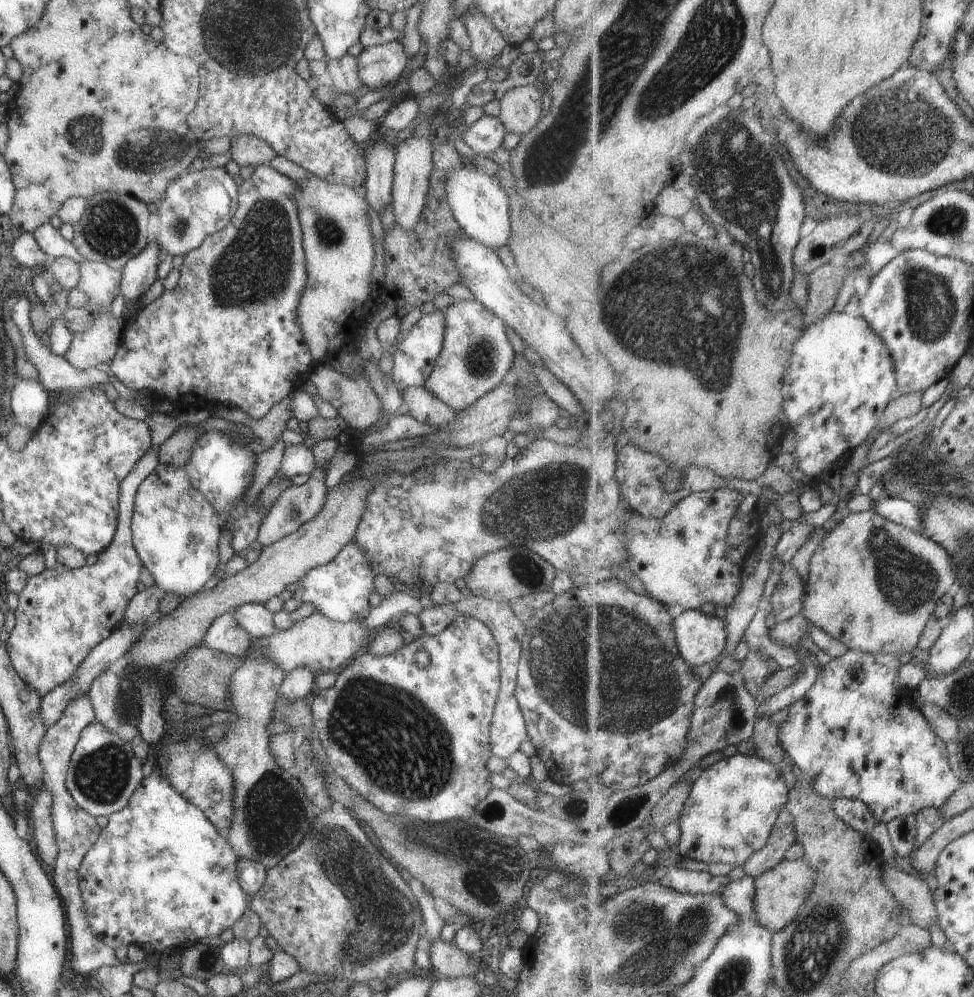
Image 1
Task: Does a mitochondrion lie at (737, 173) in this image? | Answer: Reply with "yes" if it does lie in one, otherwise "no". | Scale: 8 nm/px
yes

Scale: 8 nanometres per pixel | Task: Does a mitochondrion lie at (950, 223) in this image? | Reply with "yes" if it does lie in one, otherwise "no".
yes

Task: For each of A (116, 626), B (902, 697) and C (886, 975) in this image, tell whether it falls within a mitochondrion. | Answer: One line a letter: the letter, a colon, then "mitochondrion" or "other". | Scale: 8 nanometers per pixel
A: other
B: other
C: other

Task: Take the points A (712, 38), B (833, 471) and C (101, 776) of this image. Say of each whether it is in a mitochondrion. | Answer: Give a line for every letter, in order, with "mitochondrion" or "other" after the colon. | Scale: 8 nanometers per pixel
A: mitochondrion
B: other
C: mitochondrion

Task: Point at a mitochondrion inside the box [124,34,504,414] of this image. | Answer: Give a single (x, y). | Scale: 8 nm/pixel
(255, 268)

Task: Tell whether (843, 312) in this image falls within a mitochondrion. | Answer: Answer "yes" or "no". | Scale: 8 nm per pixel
no

